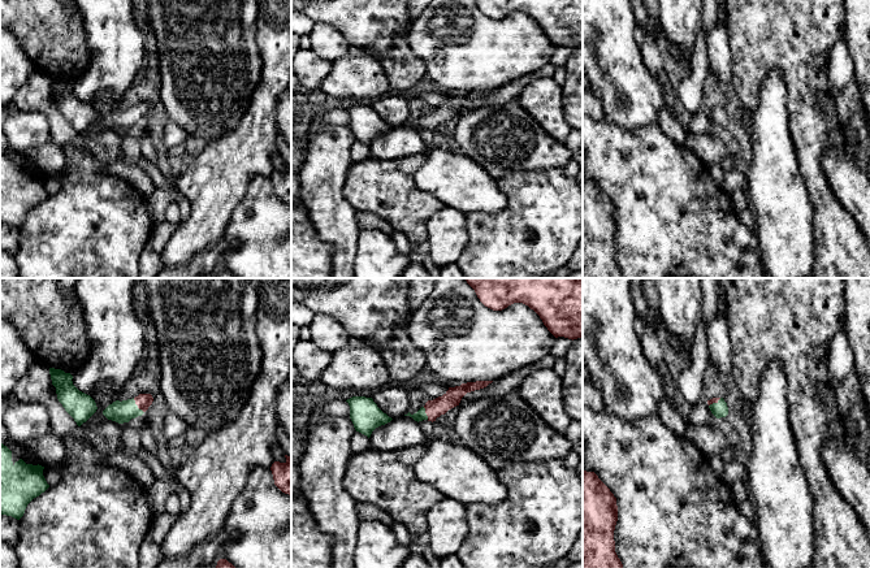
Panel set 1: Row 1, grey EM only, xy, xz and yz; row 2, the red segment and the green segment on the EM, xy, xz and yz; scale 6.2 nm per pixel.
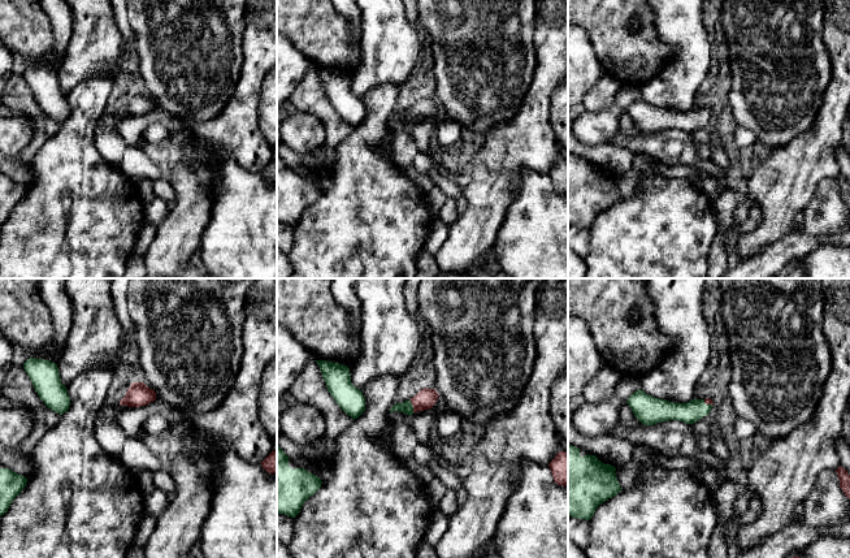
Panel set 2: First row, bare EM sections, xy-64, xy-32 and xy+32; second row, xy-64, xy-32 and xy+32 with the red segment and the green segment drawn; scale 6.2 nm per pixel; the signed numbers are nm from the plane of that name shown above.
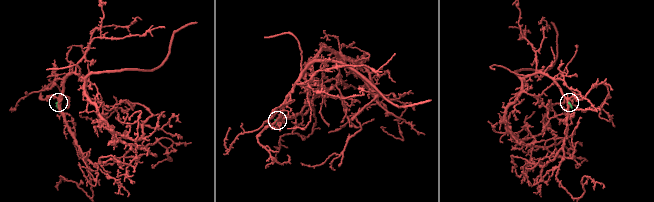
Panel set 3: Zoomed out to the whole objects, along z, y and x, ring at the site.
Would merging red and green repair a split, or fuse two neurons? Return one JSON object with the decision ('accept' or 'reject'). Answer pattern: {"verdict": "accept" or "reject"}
{"verdict": "accept"}

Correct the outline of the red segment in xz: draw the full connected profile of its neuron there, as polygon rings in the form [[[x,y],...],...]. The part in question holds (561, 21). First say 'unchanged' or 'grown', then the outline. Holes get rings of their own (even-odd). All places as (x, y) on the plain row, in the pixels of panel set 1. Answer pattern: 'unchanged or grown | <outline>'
unchanged | [[[475,0],[480,10],[502,19],[514,12],[533,18],[555,45],[583,47],[583,0]]]

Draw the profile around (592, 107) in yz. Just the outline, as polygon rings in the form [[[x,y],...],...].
[[[583,91],[583,116],[600,122],[605,121],[605,110],[602,103],[589,91]]]

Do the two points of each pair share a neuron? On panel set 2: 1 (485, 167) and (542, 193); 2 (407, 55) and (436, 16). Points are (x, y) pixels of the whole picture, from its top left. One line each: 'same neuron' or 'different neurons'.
1: different neurons
2: different neurons

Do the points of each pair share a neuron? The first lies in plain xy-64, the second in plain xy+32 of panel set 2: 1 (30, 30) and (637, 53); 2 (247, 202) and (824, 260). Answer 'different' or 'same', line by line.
1: same
2: same

